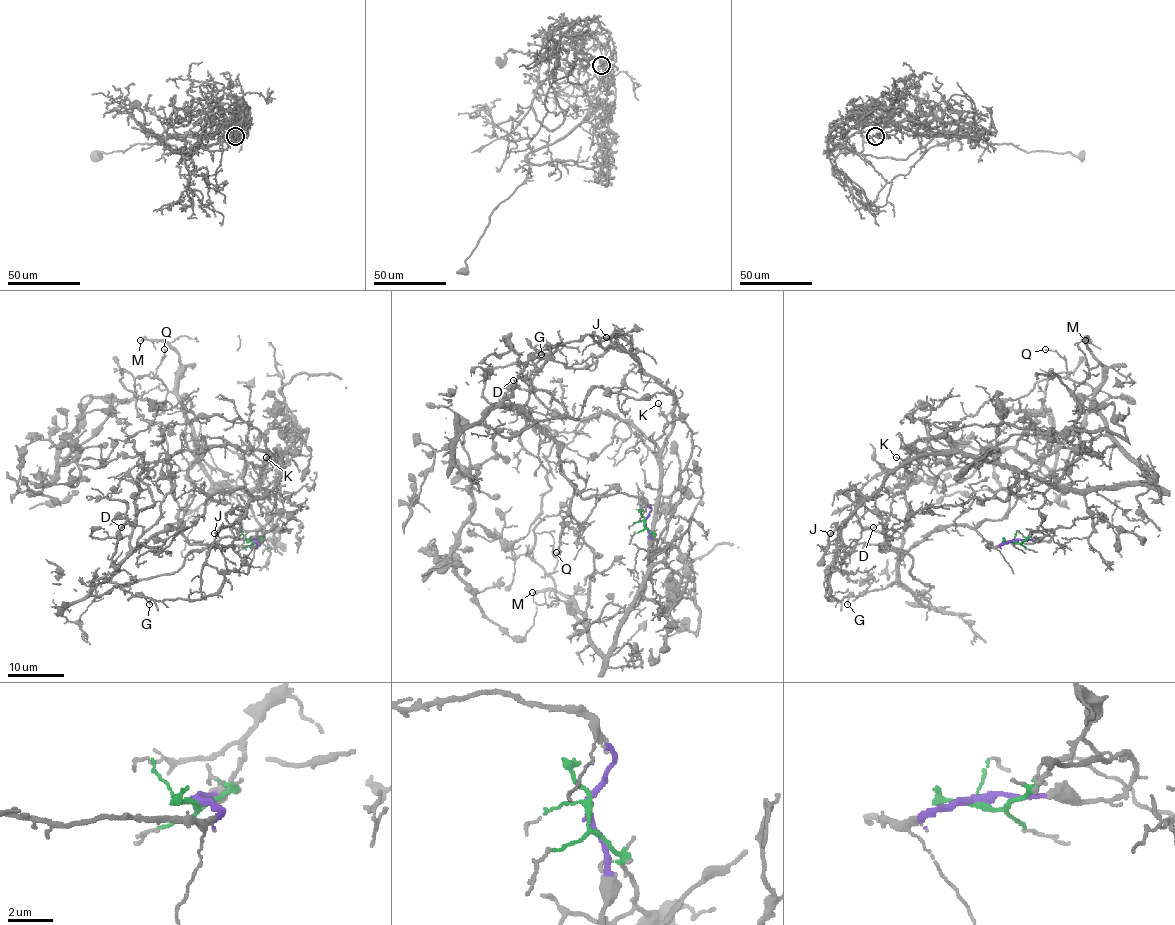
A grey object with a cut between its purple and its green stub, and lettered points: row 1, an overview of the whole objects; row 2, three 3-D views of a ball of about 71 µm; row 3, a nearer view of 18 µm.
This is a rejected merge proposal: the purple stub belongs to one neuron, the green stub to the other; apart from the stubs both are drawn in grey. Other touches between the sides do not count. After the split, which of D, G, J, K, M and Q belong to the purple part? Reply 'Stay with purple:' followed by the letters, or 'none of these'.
Stay with purple: D, G

